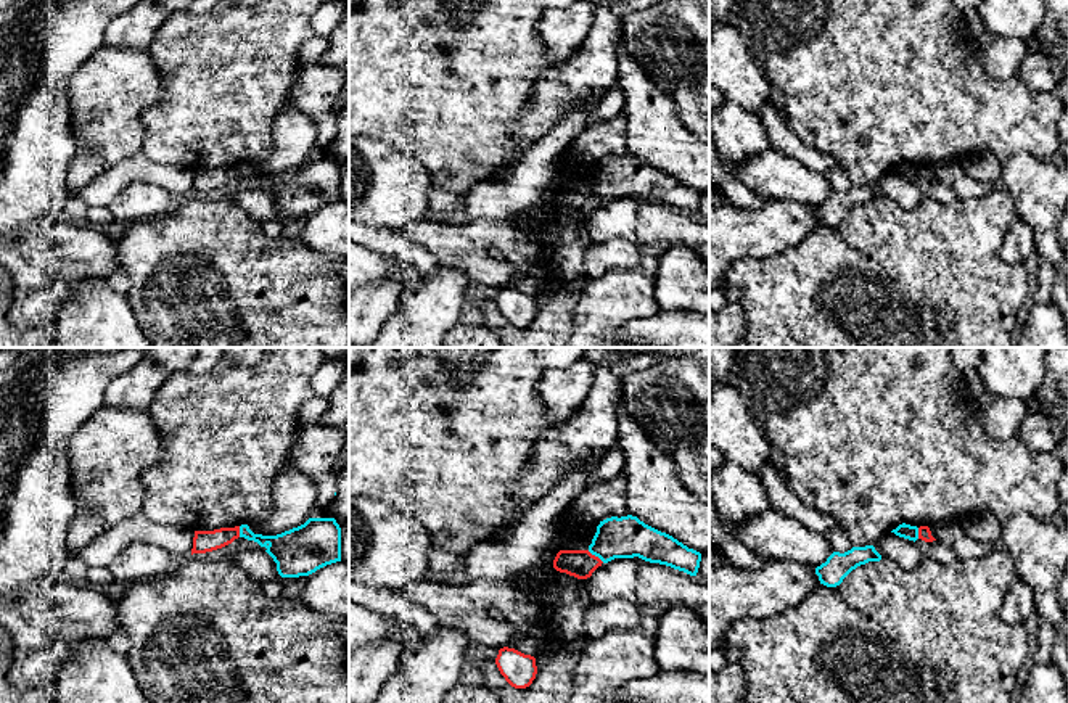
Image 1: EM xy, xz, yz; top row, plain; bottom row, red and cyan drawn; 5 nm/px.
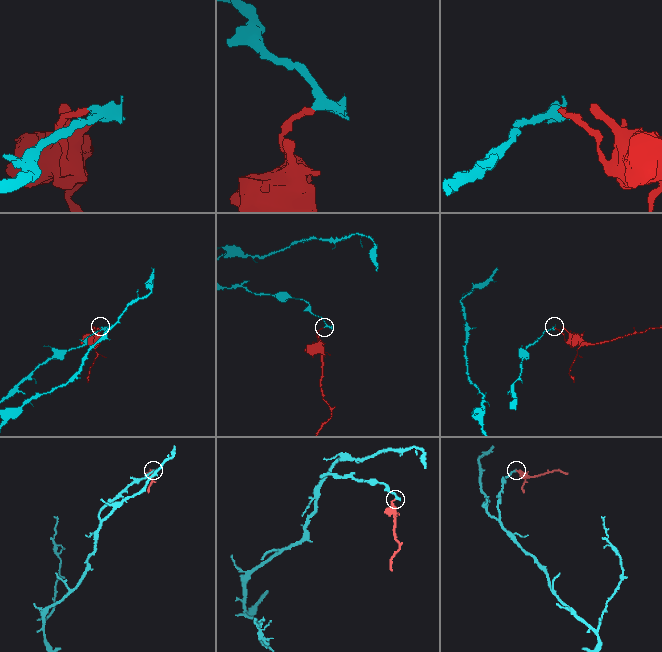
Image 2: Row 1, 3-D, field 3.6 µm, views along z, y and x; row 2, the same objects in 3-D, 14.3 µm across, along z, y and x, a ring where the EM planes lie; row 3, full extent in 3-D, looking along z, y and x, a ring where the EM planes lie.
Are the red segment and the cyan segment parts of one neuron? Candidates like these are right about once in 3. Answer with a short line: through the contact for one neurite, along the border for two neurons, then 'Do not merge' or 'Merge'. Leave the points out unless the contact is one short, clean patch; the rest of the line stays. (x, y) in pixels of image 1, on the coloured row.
Line: xz (587, 550), (603, 562). Do not merge

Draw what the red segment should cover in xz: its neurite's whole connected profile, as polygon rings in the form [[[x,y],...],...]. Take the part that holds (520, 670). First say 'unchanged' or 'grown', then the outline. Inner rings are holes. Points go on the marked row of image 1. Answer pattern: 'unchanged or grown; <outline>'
unchanged; [[[508,647],[499,650],[495,664],[505,680],[515,689],[529,687],[537,674],[534,656]]]

